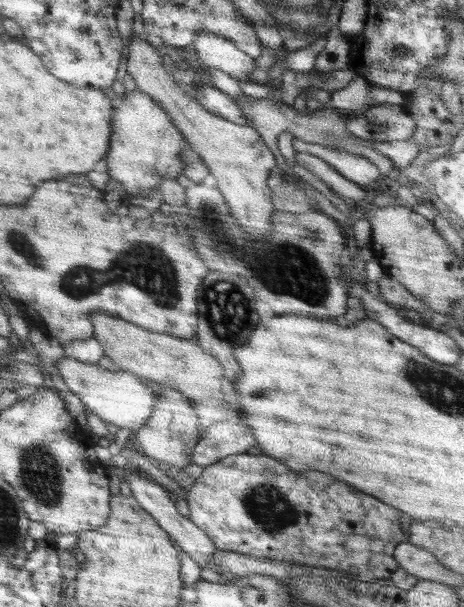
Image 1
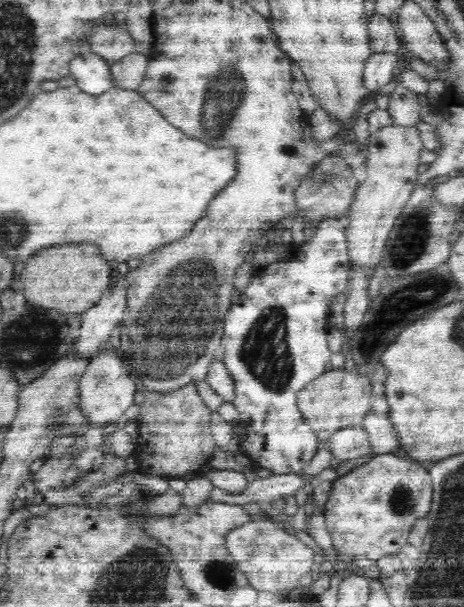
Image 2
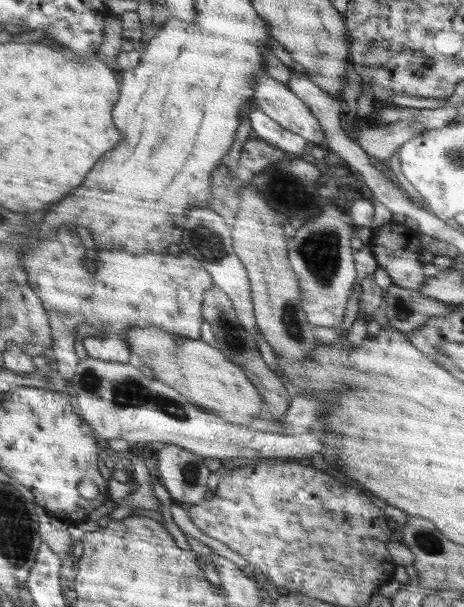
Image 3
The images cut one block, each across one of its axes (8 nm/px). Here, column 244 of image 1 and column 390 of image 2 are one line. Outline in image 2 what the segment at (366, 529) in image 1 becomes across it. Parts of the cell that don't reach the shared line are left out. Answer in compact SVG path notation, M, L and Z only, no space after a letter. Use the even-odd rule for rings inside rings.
M392 453L372 455L368 464L354 468L346 476L338 477L332 484L326 510L323 512L328 534L332 539L331 554L352 556L365 563L375 562L383 556L398 554L408 540L416 521L430 513L433 485L425 465L406 461Z

